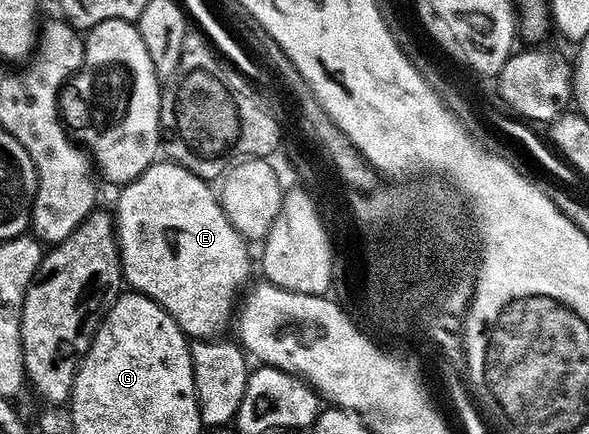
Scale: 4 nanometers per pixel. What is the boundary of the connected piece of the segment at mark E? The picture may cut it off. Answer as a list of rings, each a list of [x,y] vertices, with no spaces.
[[[157,163],[137,181],[131,181],[119,190],[120,198],[114,208],[120,266],[124,269],[125,282],[135,292],[161,305],[178,323],[185,337],[198,341],[220,339],[227,334],[224,332],[231,321],[233,324],[238,309],[240,285],[247,286],[248,276],[252,273],[249,242],[232,226],[212,188],[209,182],[180,165]]]

